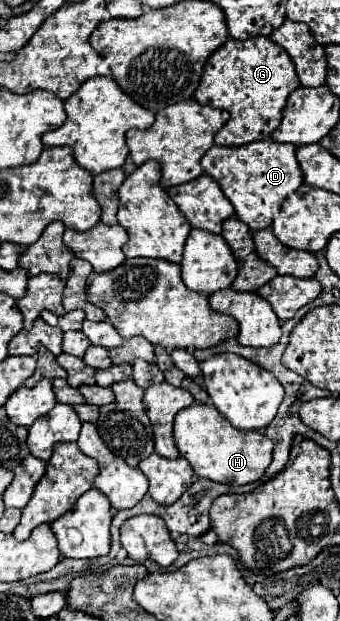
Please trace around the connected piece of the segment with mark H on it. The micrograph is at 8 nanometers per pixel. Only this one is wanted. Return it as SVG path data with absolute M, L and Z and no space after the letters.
M191 404L175 416L175 444L193 472L221 484L249 484L263 476L271 464L273 442L257 430L237 430L213 404Z

